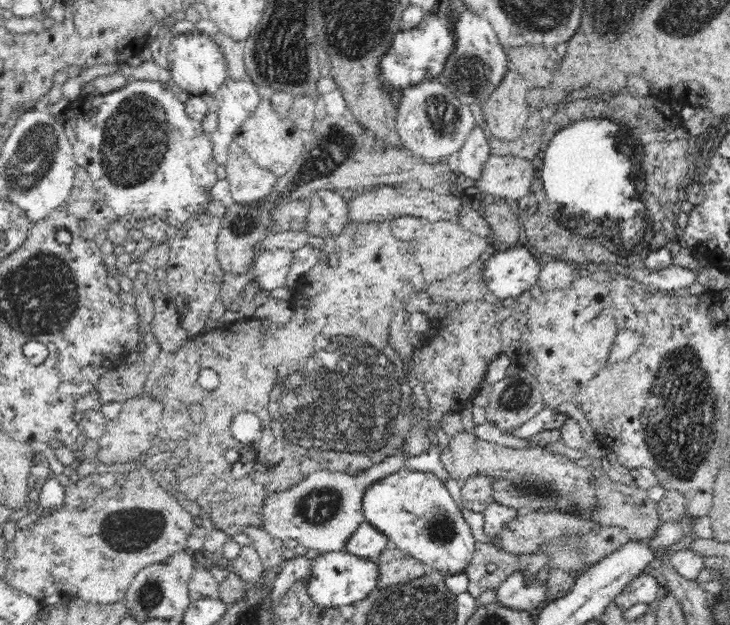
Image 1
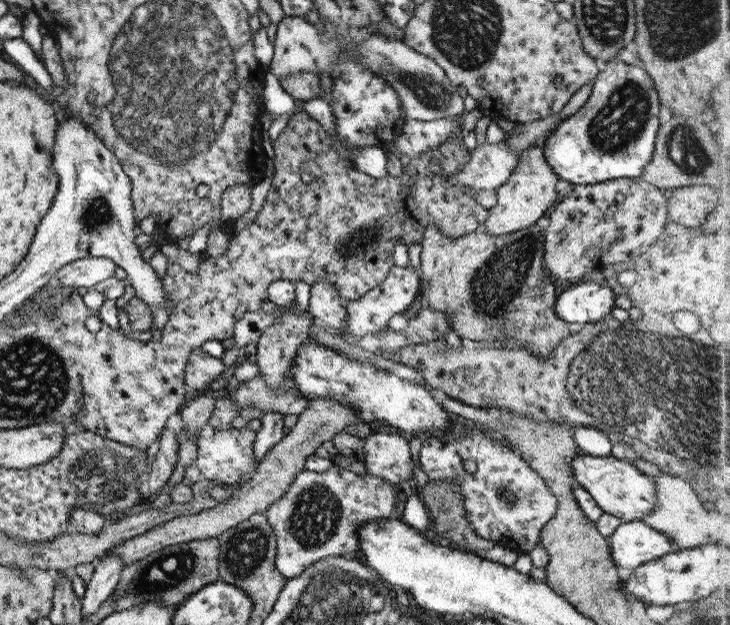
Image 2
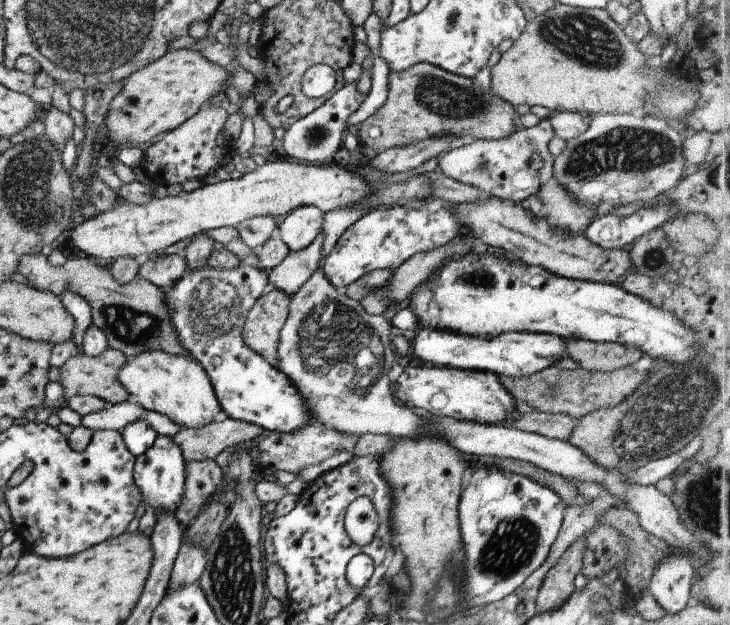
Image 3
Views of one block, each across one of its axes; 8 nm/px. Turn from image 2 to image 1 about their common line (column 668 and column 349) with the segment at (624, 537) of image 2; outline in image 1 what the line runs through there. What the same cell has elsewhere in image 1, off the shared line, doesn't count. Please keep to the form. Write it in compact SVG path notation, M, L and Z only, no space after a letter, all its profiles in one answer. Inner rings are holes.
M366 521L360 524L354 534L346 540L344 550L354 556L374 561L388 547L390 544L386 536Z

